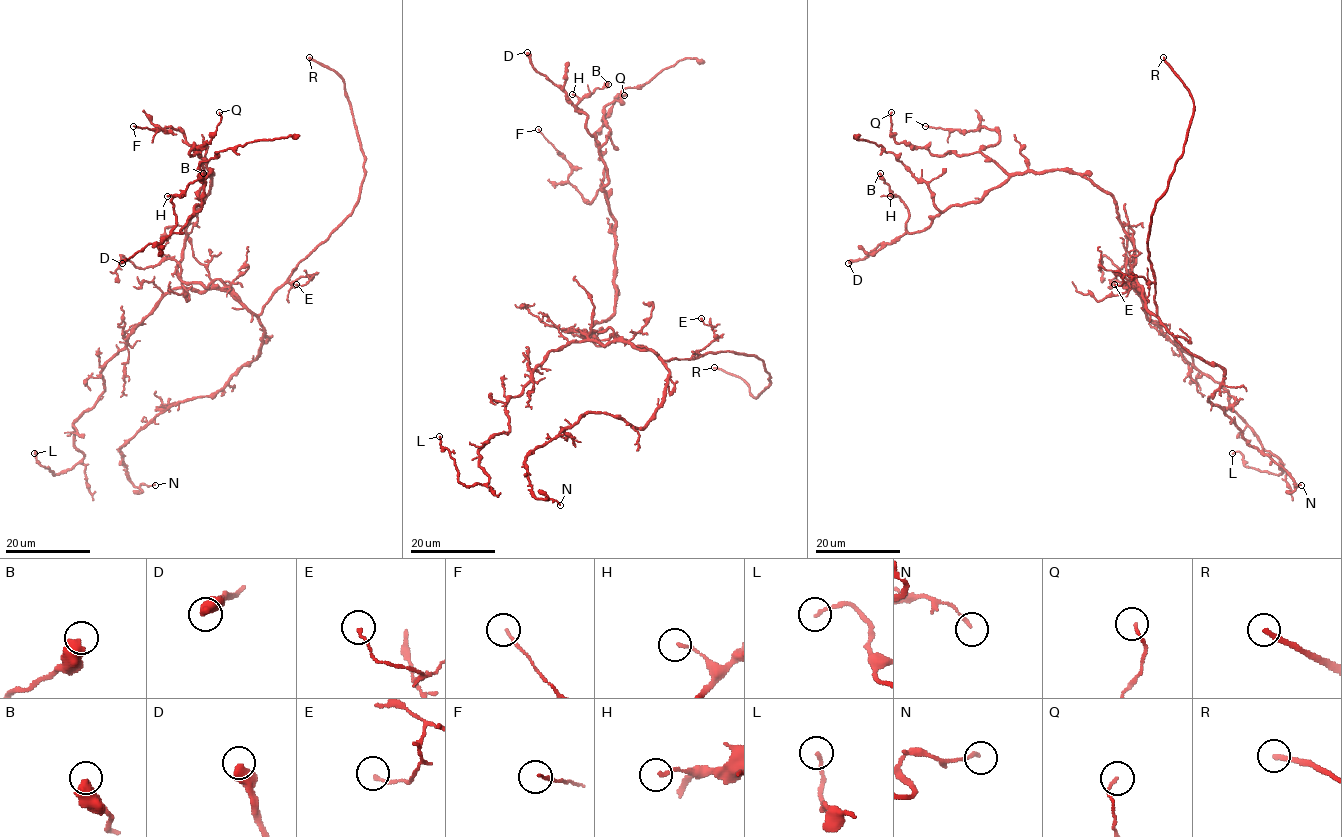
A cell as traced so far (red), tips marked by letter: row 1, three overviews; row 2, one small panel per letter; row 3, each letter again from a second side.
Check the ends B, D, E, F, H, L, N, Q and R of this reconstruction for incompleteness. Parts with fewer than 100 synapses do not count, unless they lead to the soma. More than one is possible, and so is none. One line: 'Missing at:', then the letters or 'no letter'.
Missing at: R

